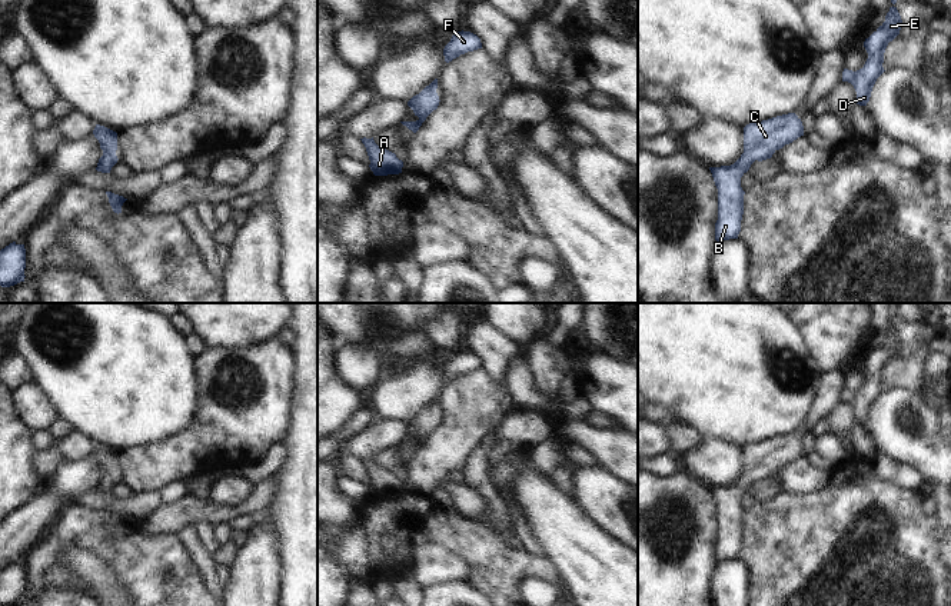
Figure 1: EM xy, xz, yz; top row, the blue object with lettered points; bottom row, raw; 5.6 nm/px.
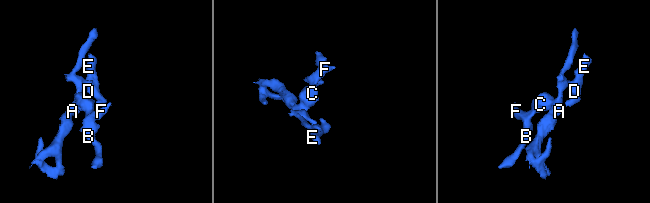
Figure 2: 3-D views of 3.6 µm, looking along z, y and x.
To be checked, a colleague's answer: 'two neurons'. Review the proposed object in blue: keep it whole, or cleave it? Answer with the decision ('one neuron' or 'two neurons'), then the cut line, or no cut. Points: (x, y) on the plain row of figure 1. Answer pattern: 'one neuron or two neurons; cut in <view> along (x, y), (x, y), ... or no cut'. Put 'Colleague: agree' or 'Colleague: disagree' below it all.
one neuron; no cut
Colleague: disagree

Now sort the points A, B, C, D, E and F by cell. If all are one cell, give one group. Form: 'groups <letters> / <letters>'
groups A B C D E F

